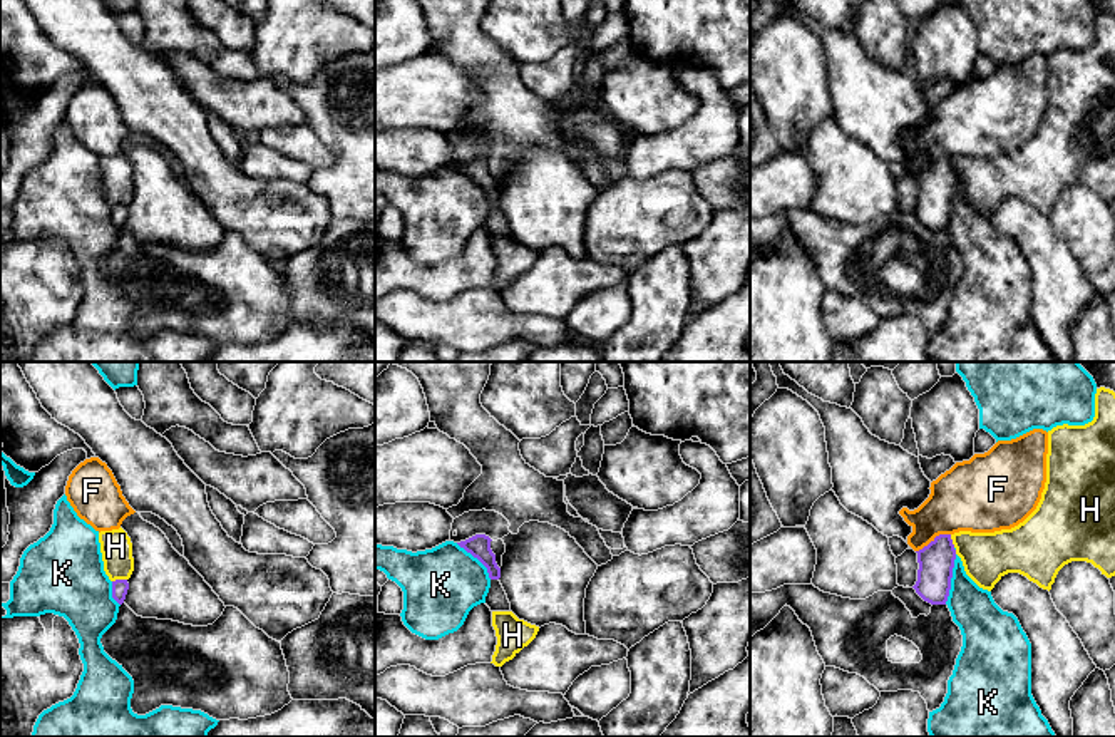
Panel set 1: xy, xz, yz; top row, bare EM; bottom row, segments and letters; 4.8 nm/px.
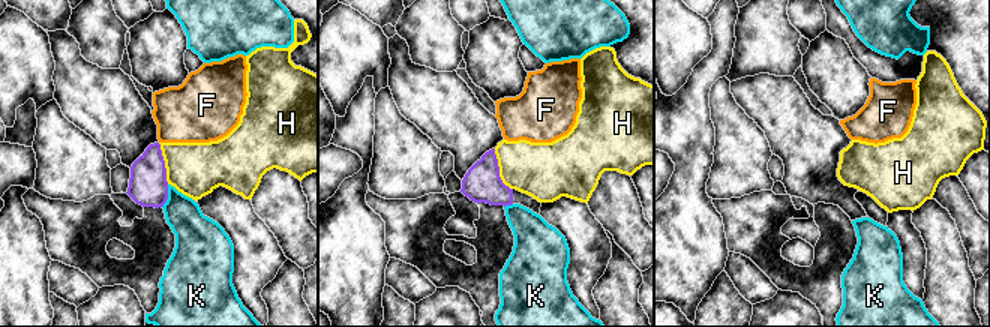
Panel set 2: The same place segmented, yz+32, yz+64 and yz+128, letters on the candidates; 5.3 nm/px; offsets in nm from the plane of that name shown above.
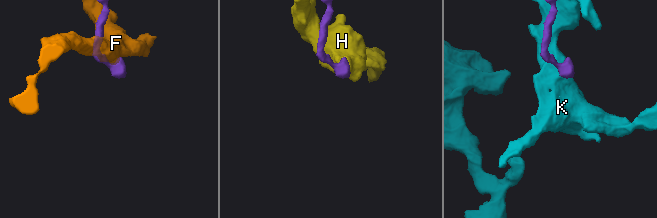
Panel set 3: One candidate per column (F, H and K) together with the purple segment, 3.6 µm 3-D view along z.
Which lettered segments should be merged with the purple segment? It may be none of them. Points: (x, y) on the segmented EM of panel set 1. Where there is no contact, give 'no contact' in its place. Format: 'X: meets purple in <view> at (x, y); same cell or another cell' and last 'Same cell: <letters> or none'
F: meets purple in yz at (935, 538); another cell
H: meets purple in xy at (119, 580); another cell
K: meets purple in yz at (950, 580); another cell
Same cell: none

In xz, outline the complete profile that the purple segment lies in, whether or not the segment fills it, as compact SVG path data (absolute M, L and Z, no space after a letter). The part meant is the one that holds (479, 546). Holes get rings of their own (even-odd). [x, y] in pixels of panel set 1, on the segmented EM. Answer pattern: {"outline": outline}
{"outline": "M475 534L457 544L467 553L470 553L474 558L477 558L487 568L491 588L486 596L486 605L491 608L491 611L511 611L511 603L499 581L501 568L496 563L496 554L491 549L491 541L492 539L486 534Z"}

